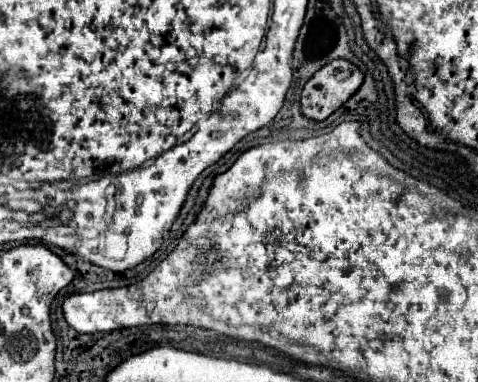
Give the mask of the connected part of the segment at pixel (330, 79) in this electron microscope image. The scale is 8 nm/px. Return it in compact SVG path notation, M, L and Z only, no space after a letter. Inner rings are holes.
M338 58L320 68L304 86L300 106L304 116L312 120L326 120L362 86L364 72L352 62Z

